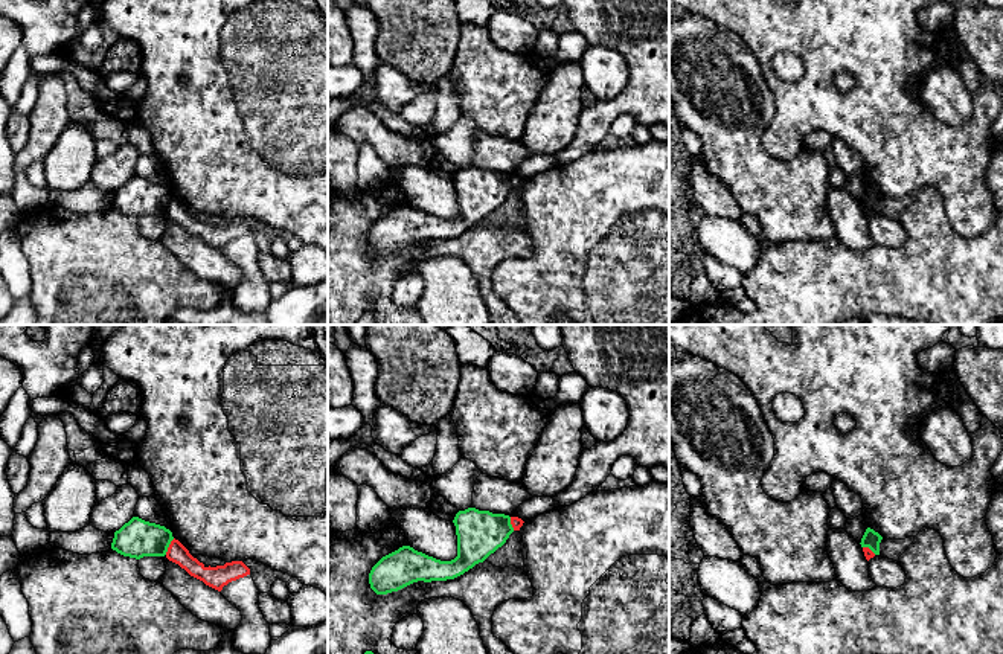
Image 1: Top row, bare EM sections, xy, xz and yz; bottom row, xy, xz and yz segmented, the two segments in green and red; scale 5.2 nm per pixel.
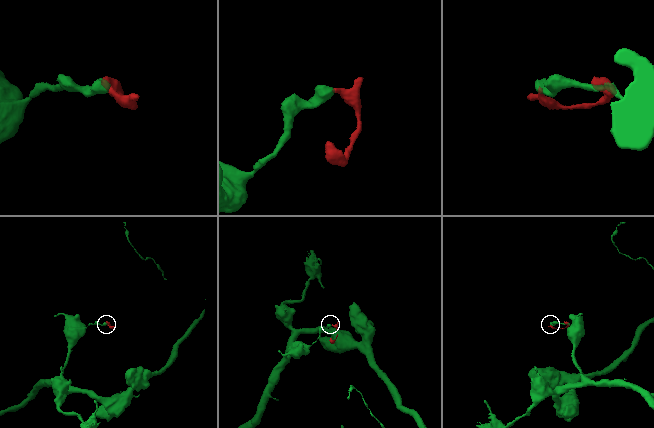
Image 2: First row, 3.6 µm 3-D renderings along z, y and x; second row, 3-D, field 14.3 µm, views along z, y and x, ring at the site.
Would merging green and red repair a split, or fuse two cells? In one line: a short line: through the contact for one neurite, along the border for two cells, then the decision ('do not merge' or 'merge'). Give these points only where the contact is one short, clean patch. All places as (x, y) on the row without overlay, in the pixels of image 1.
xy (174, 197), (165, 212) | do not merge

